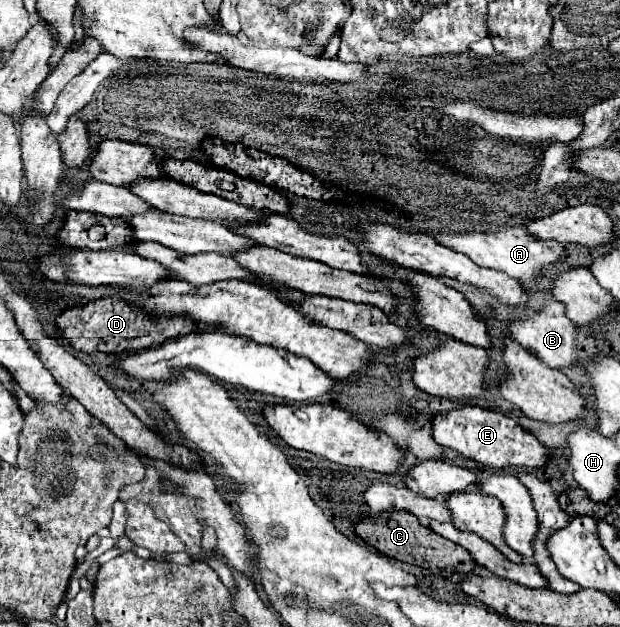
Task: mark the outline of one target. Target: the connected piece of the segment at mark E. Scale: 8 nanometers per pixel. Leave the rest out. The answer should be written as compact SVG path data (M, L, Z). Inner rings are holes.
M459 407L433 419L433 437L439 445L459 451L463 457L473 459L491 469L505 469L509 465L523 465L541 469L549 463L551 451L529 431L525 431L515 419L481 407Z

